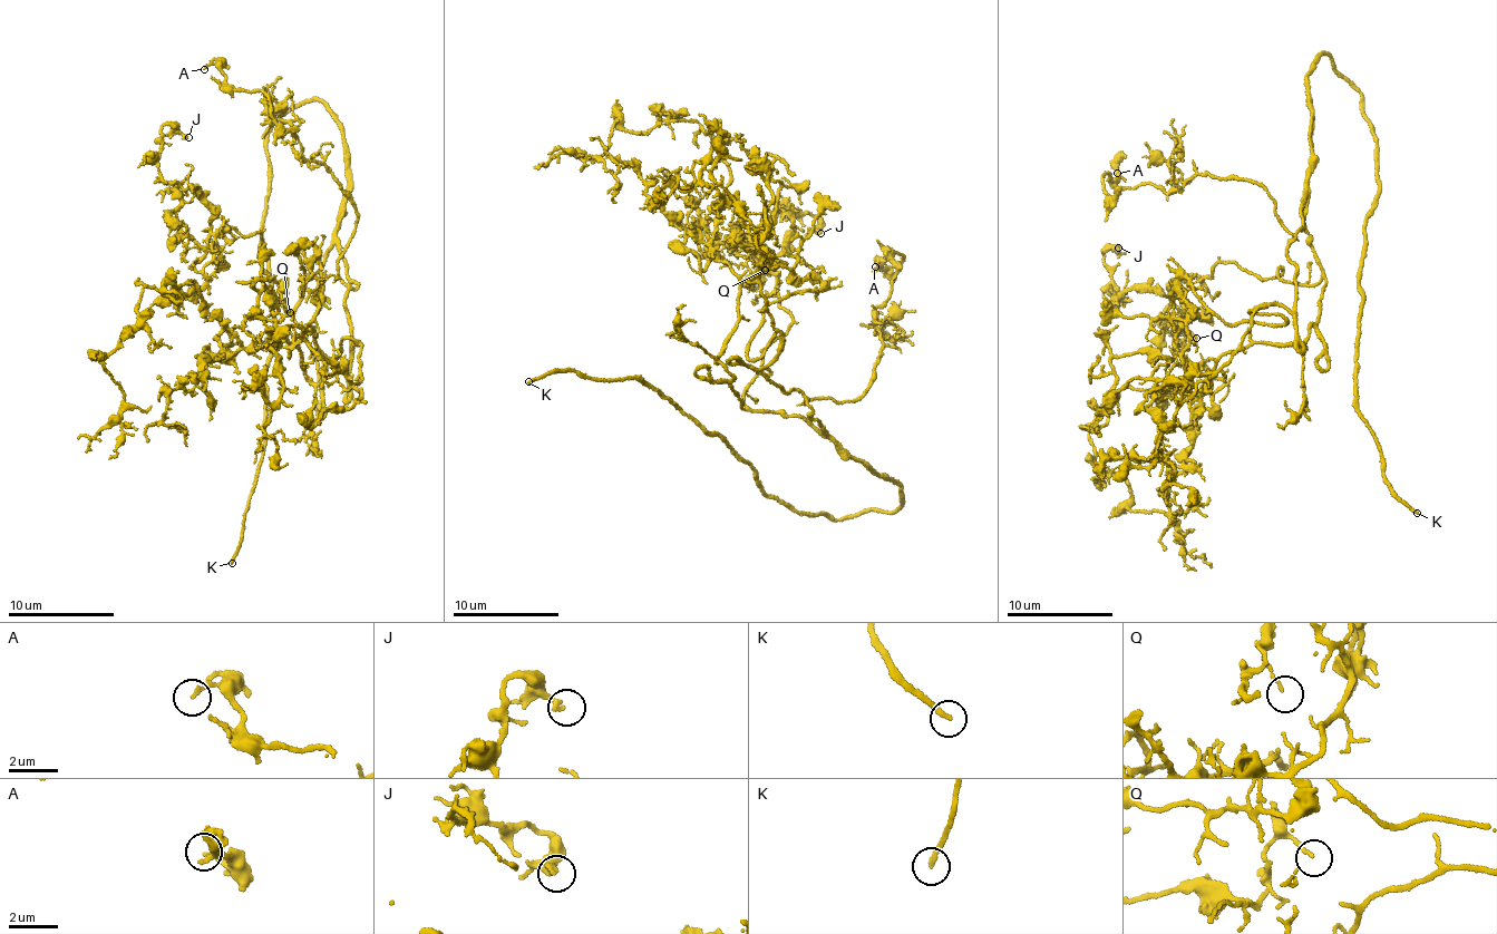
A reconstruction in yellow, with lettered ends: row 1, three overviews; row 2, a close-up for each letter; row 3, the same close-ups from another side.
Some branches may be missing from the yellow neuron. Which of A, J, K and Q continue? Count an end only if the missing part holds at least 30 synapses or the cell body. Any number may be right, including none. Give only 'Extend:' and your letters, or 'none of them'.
Extend: K

